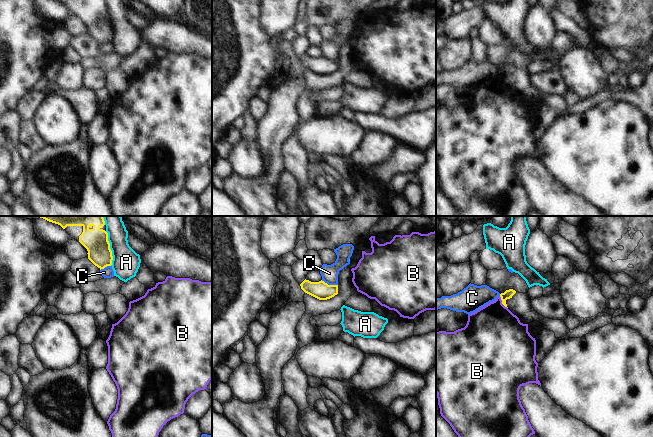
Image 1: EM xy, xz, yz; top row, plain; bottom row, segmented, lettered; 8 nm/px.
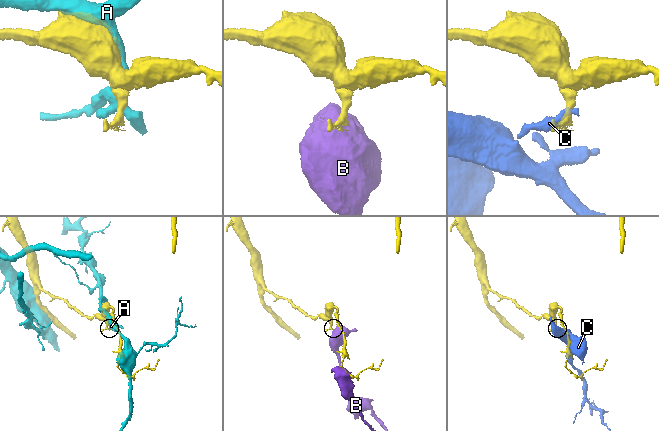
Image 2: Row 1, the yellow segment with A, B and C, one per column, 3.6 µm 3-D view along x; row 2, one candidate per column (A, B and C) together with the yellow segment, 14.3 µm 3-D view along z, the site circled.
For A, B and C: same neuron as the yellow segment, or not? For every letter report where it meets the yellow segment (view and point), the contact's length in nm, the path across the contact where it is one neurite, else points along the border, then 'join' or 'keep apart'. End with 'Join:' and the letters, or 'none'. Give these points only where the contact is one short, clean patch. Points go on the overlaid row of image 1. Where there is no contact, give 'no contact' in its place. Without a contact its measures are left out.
A: meets yellow in xy at (109, 248); contact 280 nm long; keep apart
B: meets yellow in yz at (502, 302); contact 120 nm long; border along yz (499, 296), (507, 308); keep apart
C: meets yellow in xz at (329, 285); contact 140 nm long; border along xz (321, 280), (328, 284), (337, 285); keep apart
Join: none

